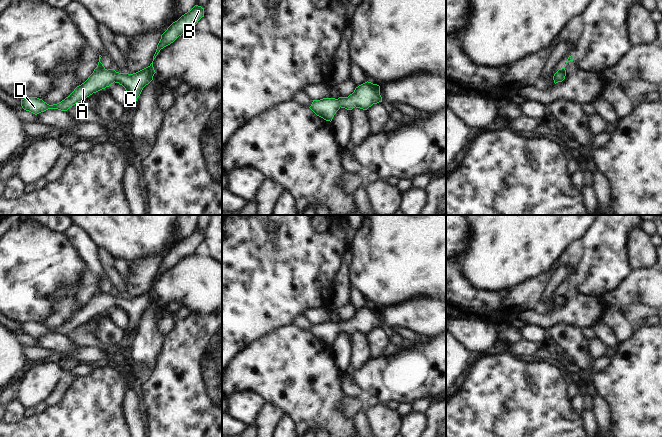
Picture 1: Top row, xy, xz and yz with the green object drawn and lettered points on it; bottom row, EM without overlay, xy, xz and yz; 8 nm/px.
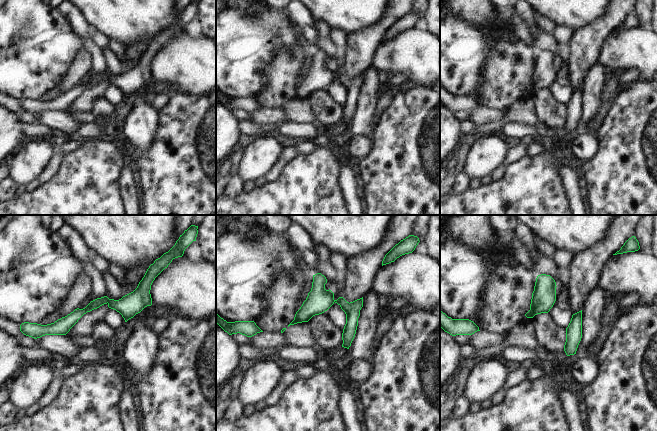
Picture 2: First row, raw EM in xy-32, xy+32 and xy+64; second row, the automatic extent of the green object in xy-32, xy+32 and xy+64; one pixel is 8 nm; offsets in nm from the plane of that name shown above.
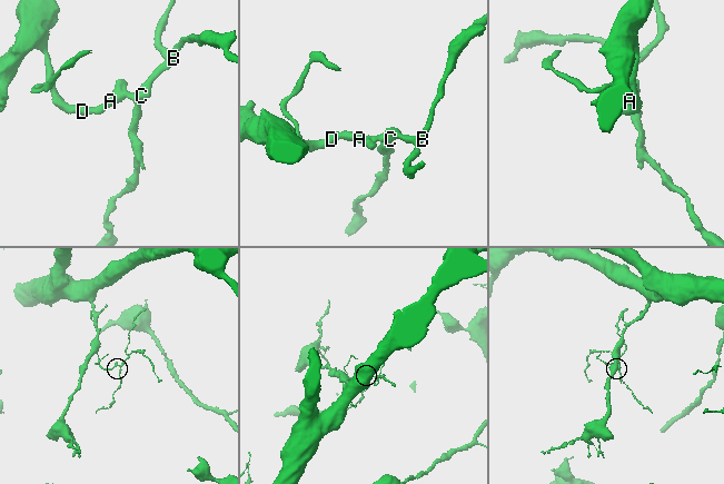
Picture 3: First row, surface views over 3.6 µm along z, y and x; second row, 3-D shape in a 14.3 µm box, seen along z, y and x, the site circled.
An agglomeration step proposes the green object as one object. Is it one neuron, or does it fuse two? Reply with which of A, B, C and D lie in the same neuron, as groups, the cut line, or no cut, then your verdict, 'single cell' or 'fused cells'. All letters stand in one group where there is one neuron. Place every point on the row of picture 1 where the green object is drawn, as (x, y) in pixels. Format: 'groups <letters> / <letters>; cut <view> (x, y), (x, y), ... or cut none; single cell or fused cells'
groups A B C D; cut none; single cell

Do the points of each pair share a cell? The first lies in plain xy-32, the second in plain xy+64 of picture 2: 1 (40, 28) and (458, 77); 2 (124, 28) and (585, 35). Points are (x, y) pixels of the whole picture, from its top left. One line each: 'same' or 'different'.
1: same
2: different

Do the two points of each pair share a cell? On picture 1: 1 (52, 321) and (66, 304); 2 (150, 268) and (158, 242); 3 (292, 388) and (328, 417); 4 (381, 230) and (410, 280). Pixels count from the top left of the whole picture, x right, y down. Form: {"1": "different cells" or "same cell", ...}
{"1": "same cell", "2": "different cells", "3": "same cell", "4": "same cell"}

